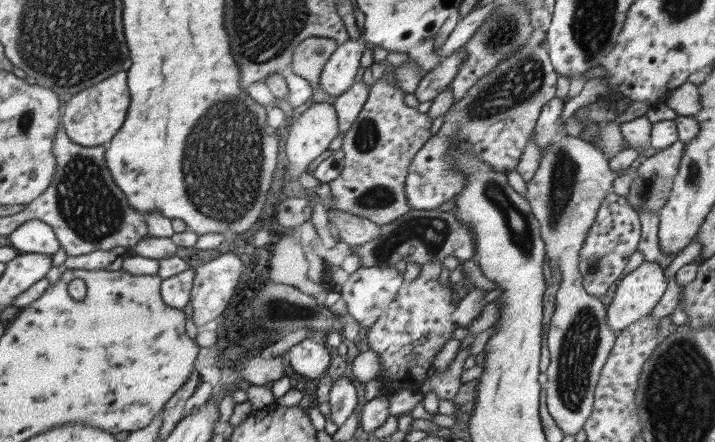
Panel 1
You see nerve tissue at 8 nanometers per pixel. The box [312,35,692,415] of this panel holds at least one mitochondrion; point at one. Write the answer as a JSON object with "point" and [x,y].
{"point":[519,80]}

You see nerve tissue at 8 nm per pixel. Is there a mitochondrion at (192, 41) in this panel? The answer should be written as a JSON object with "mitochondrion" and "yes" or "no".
{"mitochondrion":"no"}

